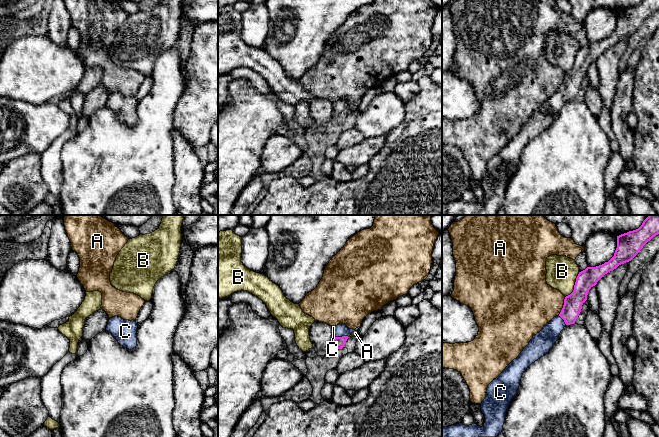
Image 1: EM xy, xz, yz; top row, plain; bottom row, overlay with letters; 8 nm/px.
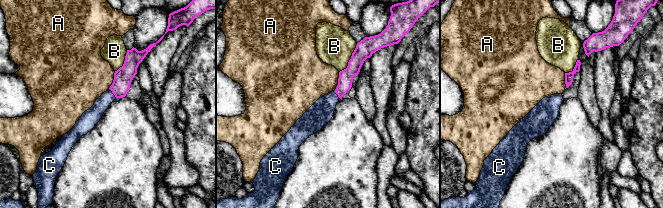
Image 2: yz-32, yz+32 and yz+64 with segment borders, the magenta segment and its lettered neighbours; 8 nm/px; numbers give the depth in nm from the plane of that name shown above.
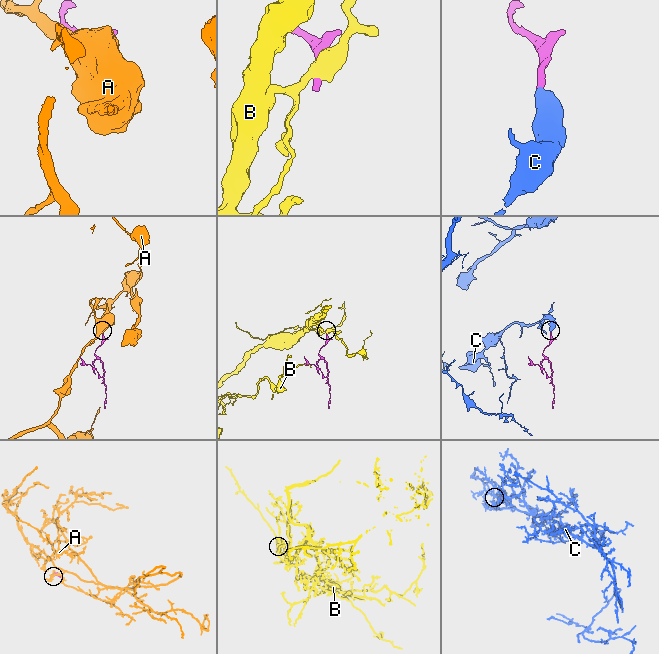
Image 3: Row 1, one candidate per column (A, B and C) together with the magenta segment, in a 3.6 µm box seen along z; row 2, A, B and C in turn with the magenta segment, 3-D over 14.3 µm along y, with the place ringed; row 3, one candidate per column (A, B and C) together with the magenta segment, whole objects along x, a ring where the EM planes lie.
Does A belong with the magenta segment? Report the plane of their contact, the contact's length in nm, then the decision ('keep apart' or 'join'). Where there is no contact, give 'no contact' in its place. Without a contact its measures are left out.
meets magenta in yz; contact 160 nm long; keep apart

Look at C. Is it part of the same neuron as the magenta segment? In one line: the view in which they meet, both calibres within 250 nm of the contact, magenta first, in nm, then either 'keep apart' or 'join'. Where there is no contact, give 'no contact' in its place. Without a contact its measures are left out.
xz | 100/100 nm | join

